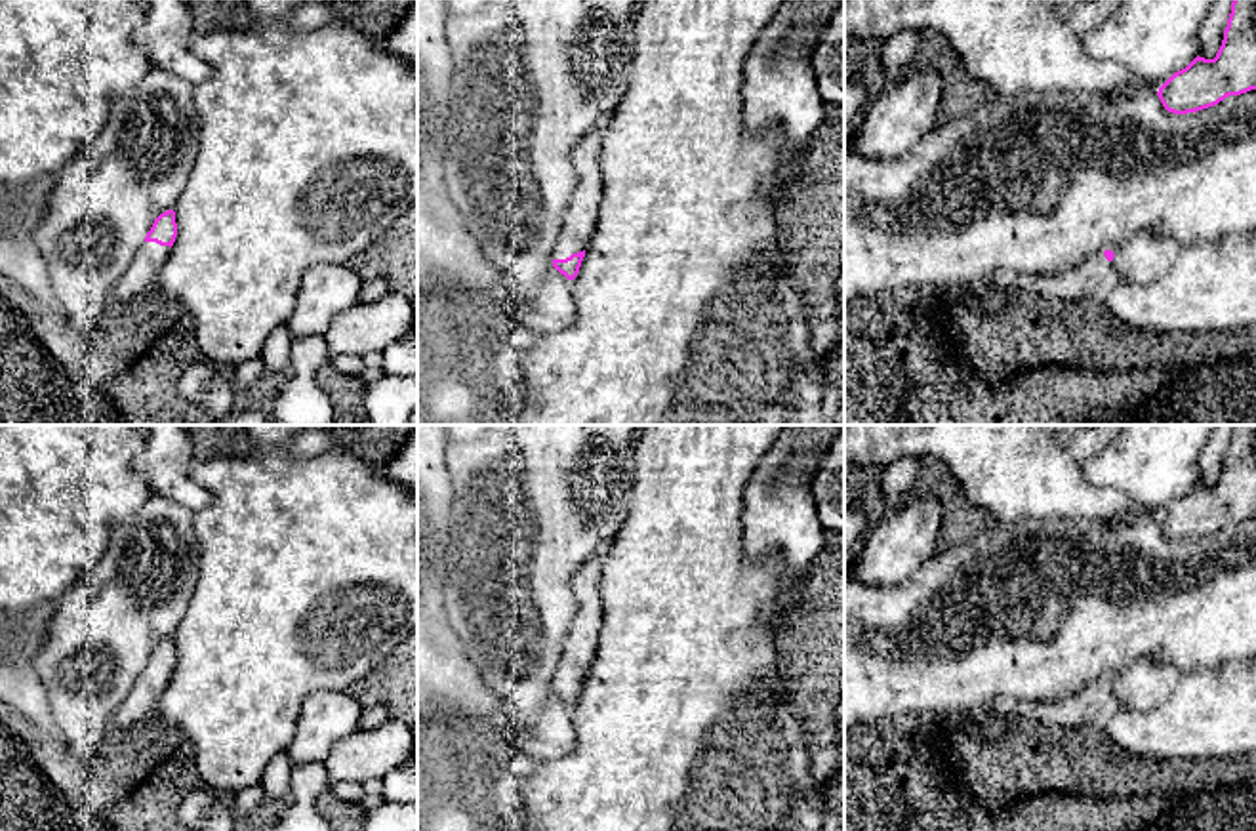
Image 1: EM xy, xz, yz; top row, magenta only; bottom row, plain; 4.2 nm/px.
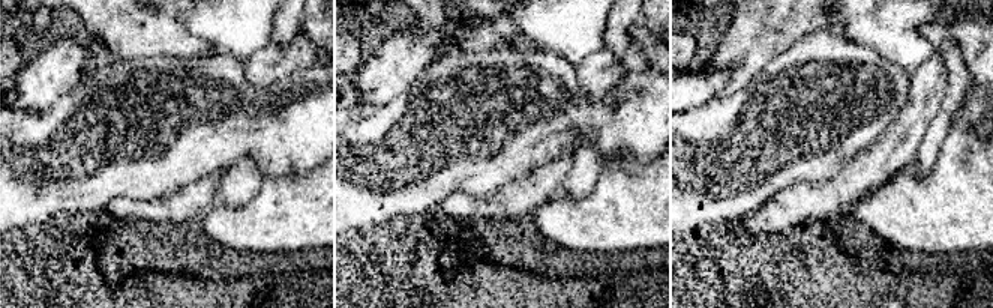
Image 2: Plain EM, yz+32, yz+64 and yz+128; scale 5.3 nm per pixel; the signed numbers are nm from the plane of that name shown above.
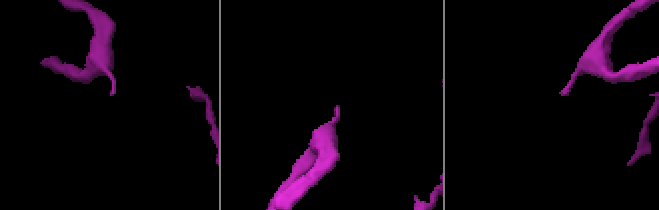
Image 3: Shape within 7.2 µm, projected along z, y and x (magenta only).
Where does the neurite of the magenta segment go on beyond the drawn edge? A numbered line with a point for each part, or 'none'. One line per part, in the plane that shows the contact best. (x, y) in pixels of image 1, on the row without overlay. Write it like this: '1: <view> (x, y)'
1: xz (580, 648)

